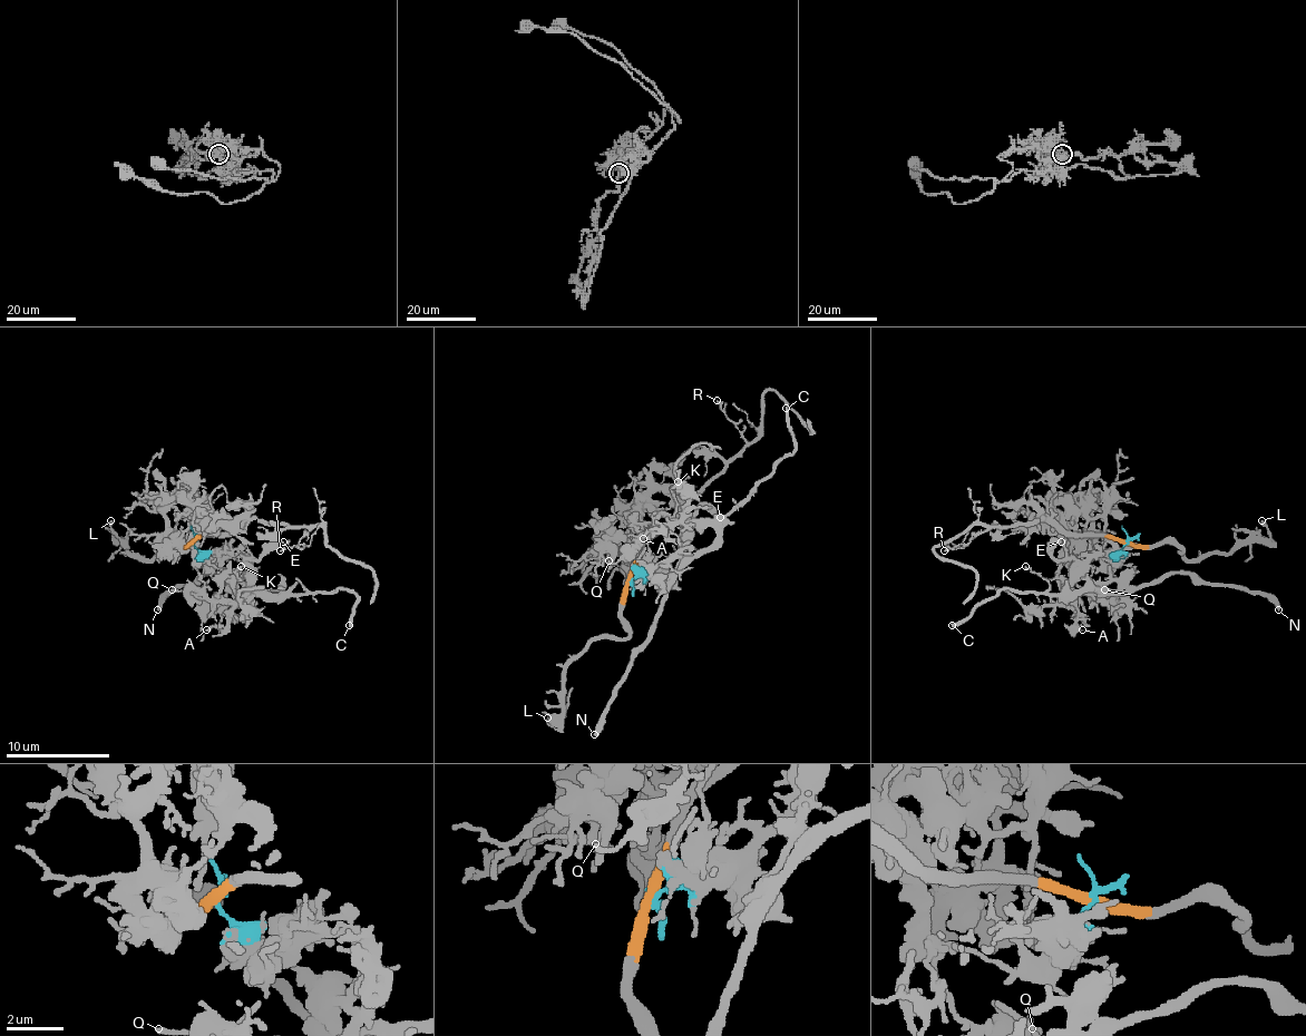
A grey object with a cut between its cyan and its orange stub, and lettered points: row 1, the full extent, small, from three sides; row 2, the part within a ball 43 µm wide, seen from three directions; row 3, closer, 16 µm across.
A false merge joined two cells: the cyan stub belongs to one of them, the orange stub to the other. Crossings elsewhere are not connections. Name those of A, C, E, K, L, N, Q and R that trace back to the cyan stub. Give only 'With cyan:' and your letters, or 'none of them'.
With cyan: A, C, E, K, N, Q

